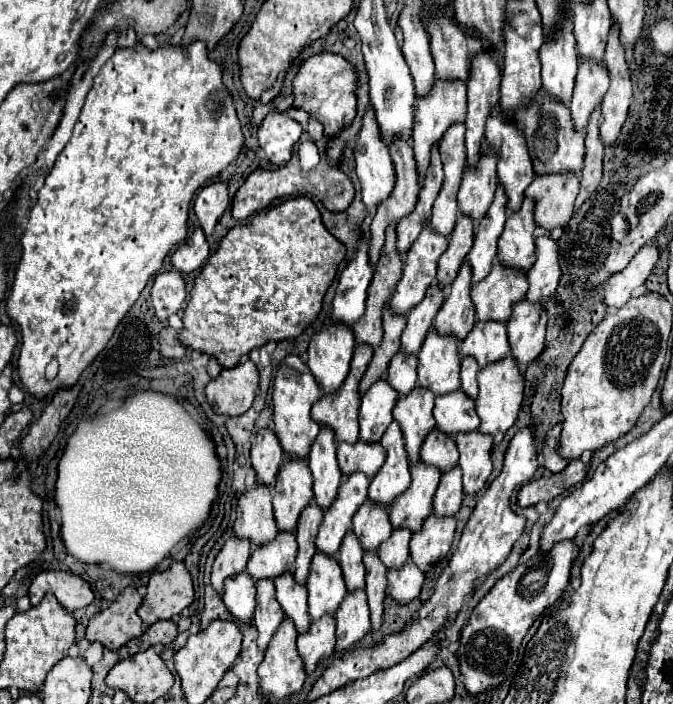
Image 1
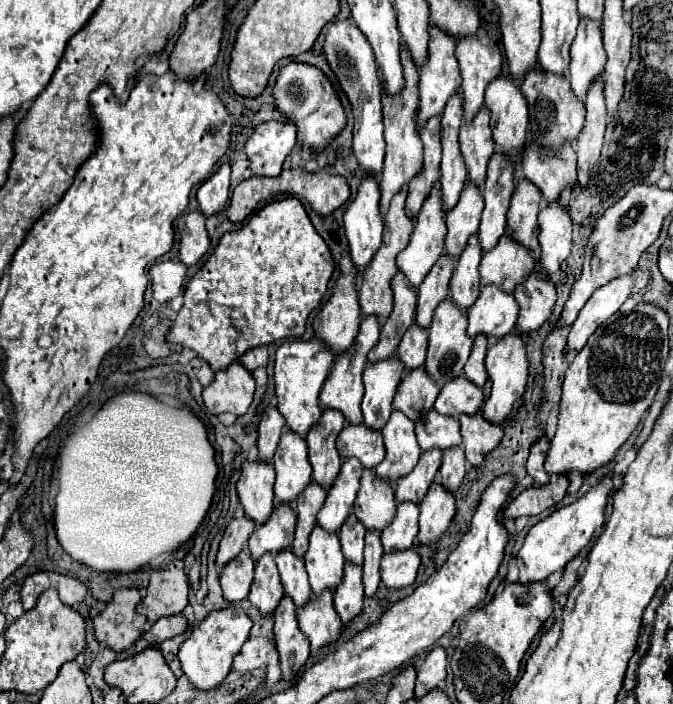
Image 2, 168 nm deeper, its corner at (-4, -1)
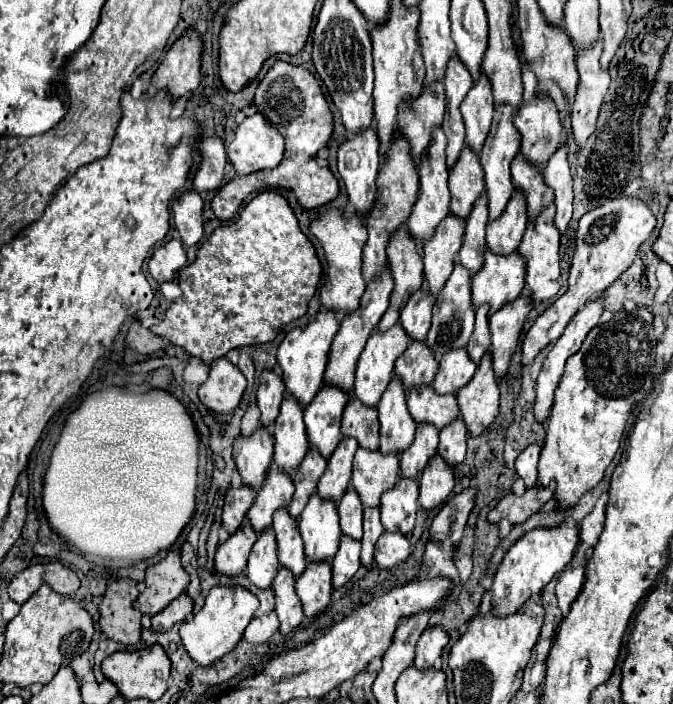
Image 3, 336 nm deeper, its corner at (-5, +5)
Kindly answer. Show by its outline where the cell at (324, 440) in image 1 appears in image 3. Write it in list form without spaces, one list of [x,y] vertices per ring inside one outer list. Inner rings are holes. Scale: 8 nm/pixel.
[[[323,385],[323,393],[319,393],[319,397],[315,397],[315,401],[303,411],[309,445],[317,449],[325,459],[331,457],[341,441],[339,427],[347,403],[349,395],[339,391],[339,387]]]

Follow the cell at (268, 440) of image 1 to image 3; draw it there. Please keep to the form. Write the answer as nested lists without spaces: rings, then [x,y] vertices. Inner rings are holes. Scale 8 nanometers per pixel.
[[[263,371],[261,385],[257,389],[257,405],[261,409],[261,427],[275,423],[283,403],[283,381],[275,371]]]

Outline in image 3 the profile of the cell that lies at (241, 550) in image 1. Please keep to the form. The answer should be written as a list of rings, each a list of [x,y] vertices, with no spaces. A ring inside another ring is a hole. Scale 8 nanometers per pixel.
[[[241,487],[241,489],[229,489],[225,495],[225,505],[223,505],[223,527],[229,535],[237,533],[241,523],[247,517],[247,511],[253,505],[253,497],[255,491],[249,487]]]

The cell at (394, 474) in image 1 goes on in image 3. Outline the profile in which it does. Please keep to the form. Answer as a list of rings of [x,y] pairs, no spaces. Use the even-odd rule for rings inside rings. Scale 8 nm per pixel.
[[[395,381],[387,387],[379,401],[379,421],[381,421],[381,447],[383,455],[387,453],[403,453],[415,441],[417,423],[407,413],[407,395],[403,393],[403,385]]]

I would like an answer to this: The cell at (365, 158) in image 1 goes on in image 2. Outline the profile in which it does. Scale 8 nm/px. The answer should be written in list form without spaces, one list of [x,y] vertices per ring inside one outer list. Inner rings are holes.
[[[352,17],[342,19],[342,21],[334,21],[330,23],[330,29],[326,33],[324,39],[324,57],[334,73],[334,77],[340,83],[340,89],[346,93],[350,105],[352,105],[352,113],[354,113],[354,155],[360,163],[360,167],[366,173],[374,173],[380,175],[382,165],[384,165],[384,123],[382,123],[382,103],[380,103],[380,95],[382,95],[382,85],[378,79],[378,65],[372,53],[372,47],[368,43],[368,39],[362,35],[362,31],[358,29],[358,25],[352,21]]]

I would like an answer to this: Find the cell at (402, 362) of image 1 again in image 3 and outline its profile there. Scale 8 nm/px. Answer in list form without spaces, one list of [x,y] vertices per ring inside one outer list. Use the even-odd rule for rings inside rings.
[[[419,289],[411,295],[401,311],[401,325],[411,341],[425,341],[431,327],[431,307],[433,297],[427,289]]]

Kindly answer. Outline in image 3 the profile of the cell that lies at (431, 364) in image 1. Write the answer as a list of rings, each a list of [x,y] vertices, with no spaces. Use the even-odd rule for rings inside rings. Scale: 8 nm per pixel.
[[[455,263],[455,269],[451,277],[447,279],[445,287],[437,295],[437,301],[433,305],[433,323],[427,333],[427,347],[435,353],[437,359],[441,359],[445,353],[453,349],[463,349],[467,347],[473,329],[475,329],[475,309],[471,305],[471,283],[469,283],[469,273],[463,269],[459,263]]]

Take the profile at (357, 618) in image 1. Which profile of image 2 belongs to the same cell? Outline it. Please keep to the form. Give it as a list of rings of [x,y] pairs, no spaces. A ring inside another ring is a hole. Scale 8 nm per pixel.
[[[346,561],[344,577],[334,591],[334,609],[338,611],[342,623],[348,623],[362,611],[364,601],[364,587],[362,587],[362,567]]]

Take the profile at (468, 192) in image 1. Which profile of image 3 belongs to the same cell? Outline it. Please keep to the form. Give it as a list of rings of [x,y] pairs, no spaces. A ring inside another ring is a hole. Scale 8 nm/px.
[[[481,75],[481,79],[471,87],[461,105],[461,115],[467,131],[467,147],[473,153],[481,153],[483,149],[493,121],[493,107],[495,105],[491,95],[491,83],[485,75]]]

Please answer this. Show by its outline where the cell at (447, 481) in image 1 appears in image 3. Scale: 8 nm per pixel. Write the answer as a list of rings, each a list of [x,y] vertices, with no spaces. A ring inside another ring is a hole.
[[[461,419],[453,421],[439,433],[439,455],[445,459],[447,465],[457,467],[465,459],[465,443],[467,443],[467,429]]]

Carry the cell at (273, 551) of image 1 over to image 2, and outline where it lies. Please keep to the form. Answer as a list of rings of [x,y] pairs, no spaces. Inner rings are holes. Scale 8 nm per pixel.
[[[278,503],[274,505],[274,511],[270,519],[254,529],[254,535],[248,539],[248,549],[254,559],[258,559],[264,553],[276,555],[282,549],[288,549],[294,541],[294,527],[296,527],[296,515],[294,507],[290,503]]]

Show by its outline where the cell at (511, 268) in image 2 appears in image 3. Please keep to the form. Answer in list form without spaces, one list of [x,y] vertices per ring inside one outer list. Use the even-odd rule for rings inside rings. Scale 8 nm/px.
[[[513,193],[499,221],[487,225],[487,249],[495,255],[511,255],[517,251],[527,229],[527,213],[523,213],[523,197]]]

